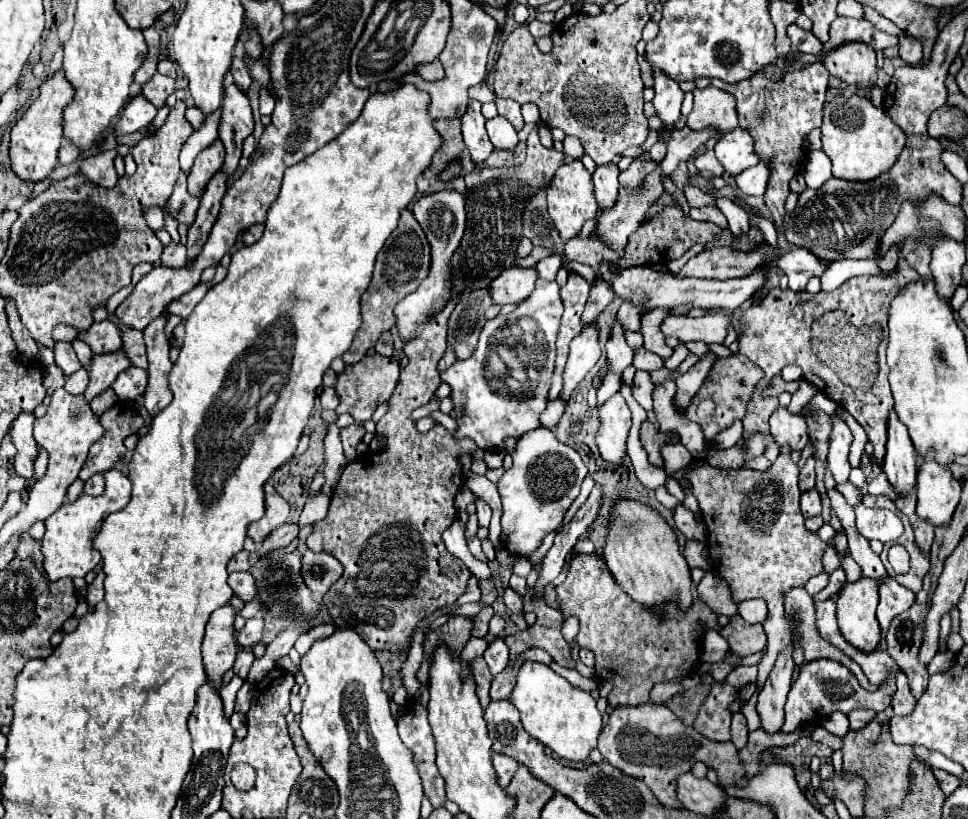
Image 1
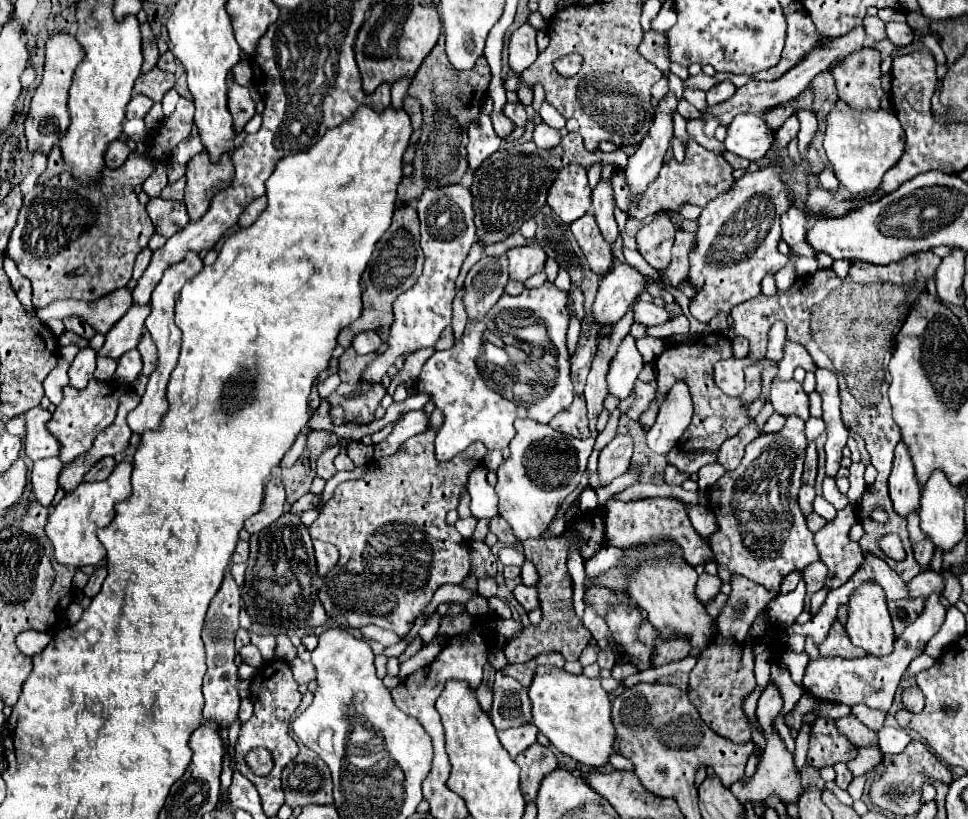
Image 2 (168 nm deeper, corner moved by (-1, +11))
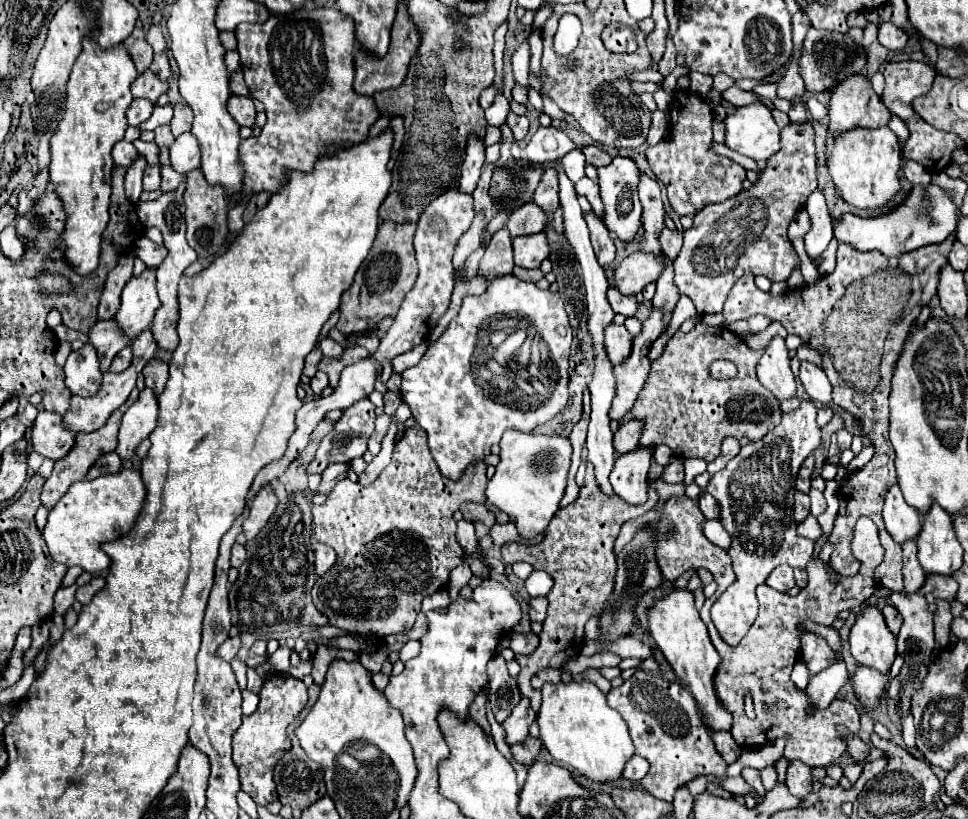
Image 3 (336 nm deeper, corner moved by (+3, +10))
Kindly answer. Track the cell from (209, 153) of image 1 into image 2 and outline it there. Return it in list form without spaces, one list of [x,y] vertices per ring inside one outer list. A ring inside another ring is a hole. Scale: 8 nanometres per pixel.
[[[196,153],[186,171],[188,183],[184,189],[184,203],[190,221],[198,221],[210,207],[212,197],[224,189],[234,179],[234,167],[230,155],[224,155],[220,163],[210,163],[208,153]]]

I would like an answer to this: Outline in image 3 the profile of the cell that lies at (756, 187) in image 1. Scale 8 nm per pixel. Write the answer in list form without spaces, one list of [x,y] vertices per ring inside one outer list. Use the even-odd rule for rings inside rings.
[[[796,98],[792,104],[794,104],[794,106],[792,106],[792,110],[788,112],[790,122],[796,122],[796,124],[806,122],[806,120],[808,120],[808,114],[806,114],[806,108],[804,108],[804,104],[800,102],[800,98]]]

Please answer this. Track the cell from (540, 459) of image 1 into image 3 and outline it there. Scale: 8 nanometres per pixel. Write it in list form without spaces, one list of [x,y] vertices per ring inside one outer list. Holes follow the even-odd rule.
[[[506,430],[500,440],[500,462],[496,466],[496,472],[486,488],[486,502],[496,504],[502,512],[510,516],[510,520],[516,524],[518,534],[522,538],[534,538],[542,530],[548,528],[552,516],[558,512],[558,504],[562,500],[566,478],[572,462],[572,444],[564,436],[546,436],[546,434],[532,434],[522,430]]]

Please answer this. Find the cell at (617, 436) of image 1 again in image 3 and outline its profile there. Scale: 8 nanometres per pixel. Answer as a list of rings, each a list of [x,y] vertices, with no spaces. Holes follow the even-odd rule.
[[[618,324],[608,326],[604,342],[608,346],[608,356],[612,358],[612,364],[614,366],[624,364],[632,352],[632,336],[628,334],[626,326],[618,326]]]

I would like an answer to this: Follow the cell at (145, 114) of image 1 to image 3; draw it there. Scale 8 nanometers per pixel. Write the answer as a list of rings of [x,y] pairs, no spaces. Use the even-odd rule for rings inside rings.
[[[134,98],[132,104],[130,104],[130,108],[128,108],[128,112],[126,112],[128,124],[130,124],[130,126],[138,126],[138,124],[146,122],[146,120],[152,116],[152,110],[154,110],[152,102],[148,102],[148,100],[140,100],[140,98]]]

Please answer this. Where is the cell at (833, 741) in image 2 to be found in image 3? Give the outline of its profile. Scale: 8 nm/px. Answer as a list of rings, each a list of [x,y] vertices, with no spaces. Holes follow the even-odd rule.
[[[836,726],[840,738],[846,744],[846,754],[854,760],[854,762],[864,762],[870,754],[870,746],[858,736],[858,734],[850,734],[844,726]]]

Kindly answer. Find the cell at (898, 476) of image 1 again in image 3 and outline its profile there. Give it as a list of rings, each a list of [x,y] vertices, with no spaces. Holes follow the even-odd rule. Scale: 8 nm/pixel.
[[[892,484],[890,490],[888,490],[888,494],[886,494],[884,522],[886,522],[886,530],[890,532],[890,536],[898,544],[916,538],[918,532],[920,532],[920,528],[922,528],[920,512],[916,508],[912,508],[904,500],[898,484]]]

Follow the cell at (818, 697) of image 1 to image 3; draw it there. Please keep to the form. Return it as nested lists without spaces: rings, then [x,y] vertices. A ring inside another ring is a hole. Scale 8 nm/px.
[[[856,666],[856,670],[848,676],[848,684],[854,688],[854,694],[866,712],[874,712],[880,706],[888,680],[890,672],[882,674],[878,670],[868,670],[866,666]]]

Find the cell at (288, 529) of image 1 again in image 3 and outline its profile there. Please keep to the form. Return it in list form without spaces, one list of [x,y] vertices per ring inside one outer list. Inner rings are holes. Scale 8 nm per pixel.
[[[330,464],[330,466],[324,470],[324,474],[322,474],[322,482],[320,482],[316,494],[330,494],[330,492],[334,490],[334,486],[336,486],[342,478],[346,478],[348,466],[350,466],[350,464]]]

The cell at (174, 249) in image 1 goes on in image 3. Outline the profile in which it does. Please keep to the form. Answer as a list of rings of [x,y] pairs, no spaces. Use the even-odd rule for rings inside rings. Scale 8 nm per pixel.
[[[162,166],[162,192],[176,192],[178,186],[184,182],[184,176],[178,174],[174,168]]]

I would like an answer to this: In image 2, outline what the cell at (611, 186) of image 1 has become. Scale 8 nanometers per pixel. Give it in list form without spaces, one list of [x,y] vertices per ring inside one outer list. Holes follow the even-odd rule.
[[[610,181],[598,183],[598,187],[592,191],[592,213],[604,241],[614,243],[618,239],[618,225],[614,219],[614,193]]]

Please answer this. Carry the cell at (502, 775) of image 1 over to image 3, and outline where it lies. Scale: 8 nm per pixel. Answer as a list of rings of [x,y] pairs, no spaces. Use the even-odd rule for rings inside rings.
[[[522,698],[522,702],[516,706],[516,710],[510,714],[510,718],[502,724],[506,730],[506,742],[510,746],[524,742],[524,738],[528,738],[528,730],[534,720],[536,720],[536,712],[532,710],[530,700]]]

